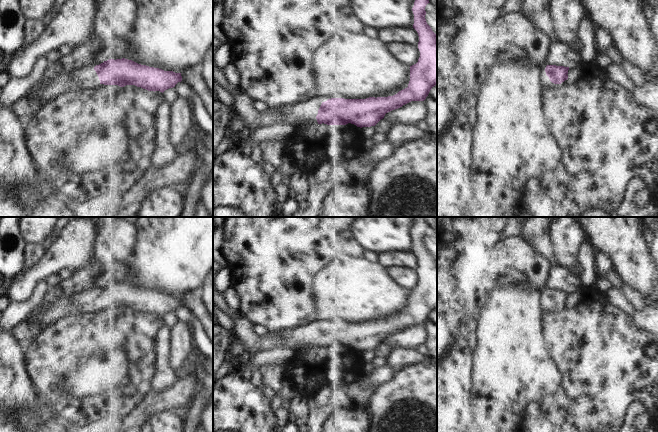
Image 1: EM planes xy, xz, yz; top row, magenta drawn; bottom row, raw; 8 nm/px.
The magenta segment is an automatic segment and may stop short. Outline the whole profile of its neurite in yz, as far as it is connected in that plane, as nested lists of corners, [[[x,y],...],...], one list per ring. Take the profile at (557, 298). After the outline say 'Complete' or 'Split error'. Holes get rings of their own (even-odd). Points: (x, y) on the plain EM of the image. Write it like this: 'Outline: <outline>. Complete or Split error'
Outline: [[[547,289],[545,292],[545,311],[559,311],[562,306],[568,303],[569,291]]]. Split error.

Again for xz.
Outline: [[[418,218],[412,232],[414,238],[413,252],[419,260],[418,273],[420,281],[416,288],[410,290],[410,305],[407,312],[388,321],[369,321],[366,323],[331,322],[325,326],[321,326],[319,323],[309,323],[305,326],[282,330],[279,333],[283,334],[286,342],[291,346],[295,344],[311,344],[315,341],[318,348],[346,349],[351,347],[362,352],[375,350],[384,342],[386,337],[398,333],[411,325],[424,325],[430,314],[437,308],[437,259],[432,255],[425,243],[425,231],[428,227],[430,226],[425,218]]]. Split error.

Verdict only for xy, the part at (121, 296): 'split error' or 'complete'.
split error

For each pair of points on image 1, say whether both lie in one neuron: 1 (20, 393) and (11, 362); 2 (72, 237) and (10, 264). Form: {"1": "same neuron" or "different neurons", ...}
{"1": "same neuron", "2": "different neurons"}

